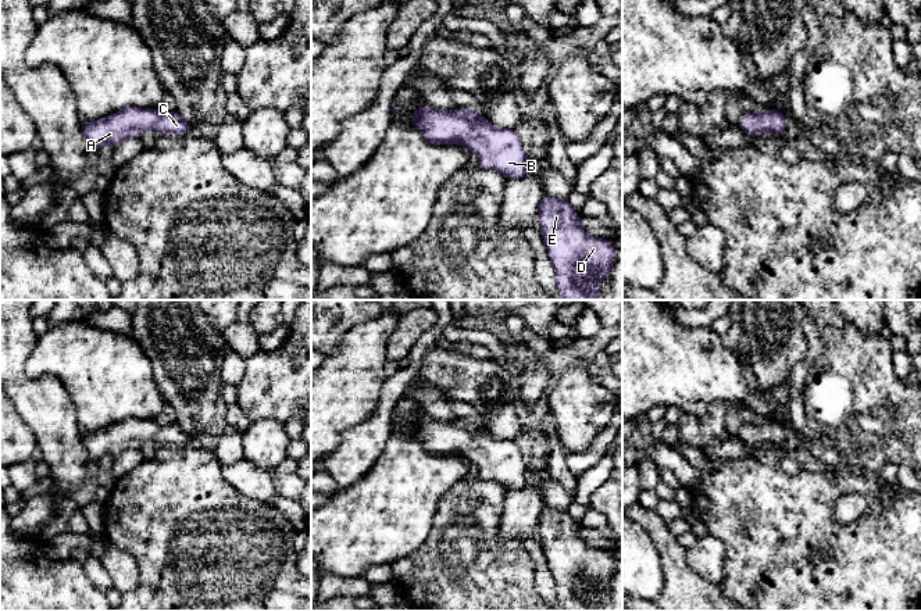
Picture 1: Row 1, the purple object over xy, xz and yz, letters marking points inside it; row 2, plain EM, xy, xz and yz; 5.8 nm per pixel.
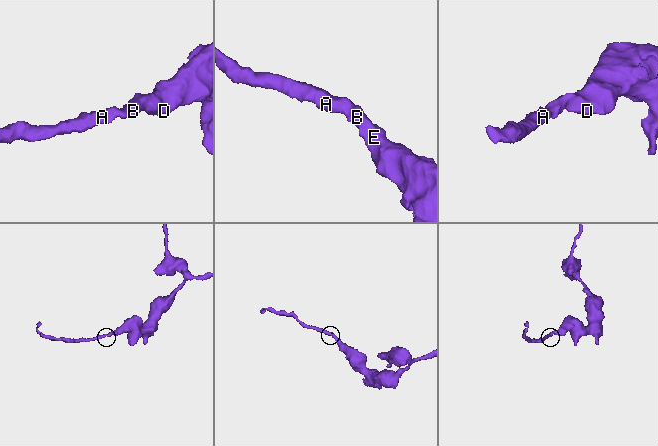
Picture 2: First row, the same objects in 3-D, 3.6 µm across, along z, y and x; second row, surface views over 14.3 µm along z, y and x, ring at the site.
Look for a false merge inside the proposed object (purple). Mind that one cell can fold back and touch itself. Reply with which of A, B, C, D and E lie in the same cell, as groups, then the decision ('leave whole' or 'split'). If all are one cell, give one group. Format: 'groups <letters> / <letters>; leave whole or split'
groups A B C D E; leave whole

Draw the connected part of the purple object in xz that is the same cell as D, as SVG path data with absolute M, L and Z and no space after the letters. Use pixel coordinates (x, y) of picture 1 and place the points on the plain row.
M546 504L539 517L540 547L556 582L557 607L564 611L599 611L601 607L596 593L611 587L615 575L615 558L606 549L589 547L581 537L568 510L557 511Z

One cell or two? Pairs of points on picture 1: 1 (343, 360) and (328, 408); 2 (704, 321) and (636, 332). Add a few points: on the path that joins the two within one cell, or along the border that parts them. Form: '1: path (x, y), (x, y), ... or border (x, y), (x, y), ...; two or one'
1: path (338, 372), (338, 393), (335, 396); one
2: border (670, 314), (688, 327), (709, 328); two

